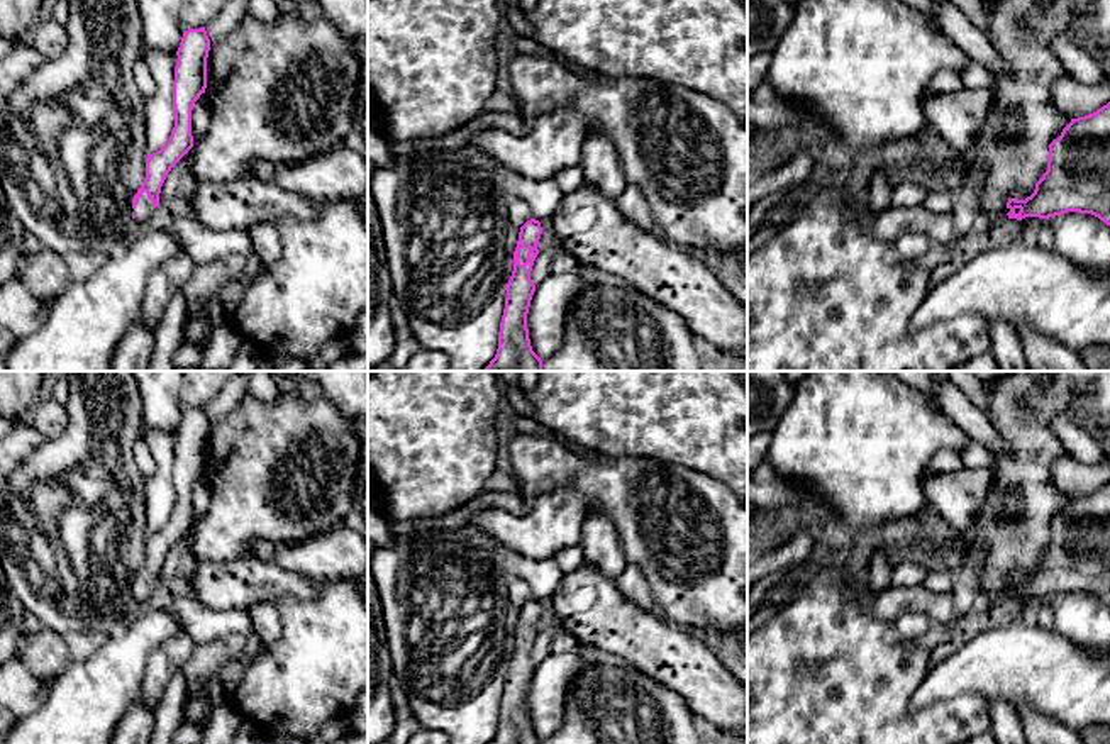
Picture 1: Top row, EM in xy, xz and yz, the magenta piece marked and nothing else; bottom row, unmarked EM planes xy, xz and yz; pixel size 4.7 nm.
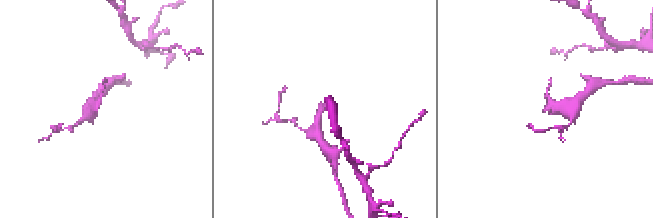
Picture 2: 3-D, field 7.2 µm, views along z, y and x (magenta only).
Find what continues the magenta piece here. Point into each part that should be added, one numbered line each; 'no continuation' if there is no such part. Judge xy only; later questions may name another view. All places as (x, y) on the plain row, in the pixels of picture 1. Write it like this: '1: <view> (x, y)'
1: xy (143, 590)

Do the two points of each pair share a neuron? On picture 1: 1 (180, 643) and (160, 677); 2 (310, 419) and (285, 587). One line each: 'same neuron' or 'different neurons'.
1: same neuron
2: different neurons

